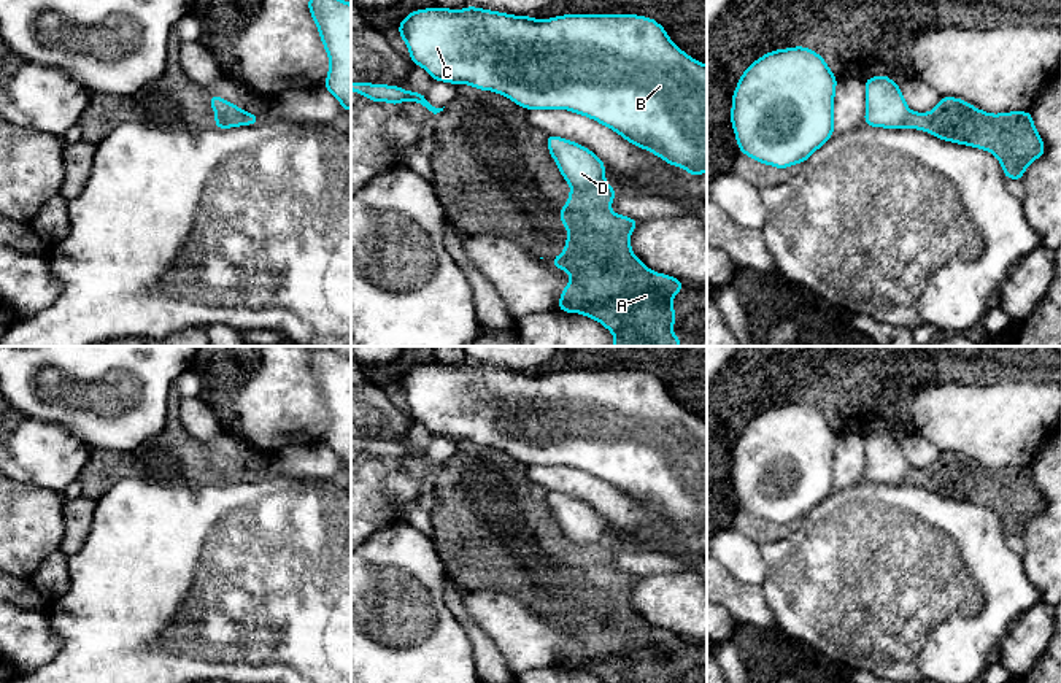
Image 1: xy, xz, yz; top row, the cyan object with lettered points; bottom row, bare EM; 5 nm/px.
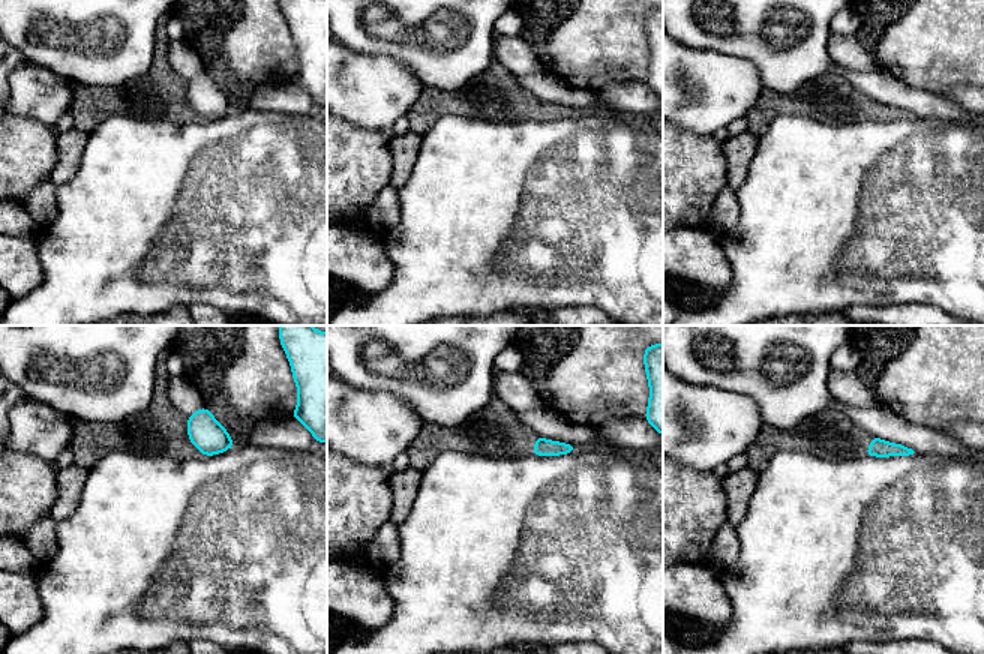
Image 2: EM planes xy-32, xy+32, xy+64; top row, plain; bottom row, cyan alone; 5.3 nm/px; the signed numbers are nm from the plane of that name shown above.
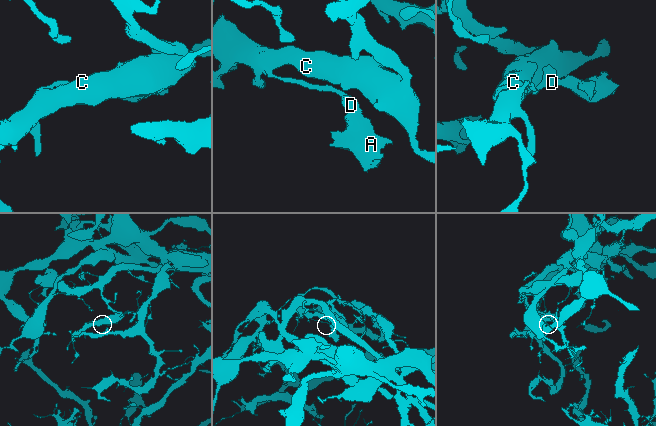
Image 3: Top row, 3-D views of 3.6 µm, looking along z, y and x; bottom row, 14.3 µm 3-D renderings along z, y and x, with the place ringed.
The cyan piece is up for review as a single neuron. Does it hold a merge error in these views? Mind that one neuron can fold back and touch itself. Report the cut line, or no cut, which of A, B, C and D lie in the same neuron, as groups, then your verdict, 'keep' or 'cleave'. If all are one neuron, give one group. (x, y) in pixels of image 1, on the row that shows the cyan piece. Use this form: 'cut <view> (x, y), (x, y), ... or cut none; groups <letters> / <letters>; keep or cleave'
cut xz (605, 183), (596, 188), (572, 188); groups A / B C D; cleave

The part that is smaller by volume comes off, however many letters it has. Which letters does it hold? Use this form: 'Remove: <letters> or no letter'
Remove: A

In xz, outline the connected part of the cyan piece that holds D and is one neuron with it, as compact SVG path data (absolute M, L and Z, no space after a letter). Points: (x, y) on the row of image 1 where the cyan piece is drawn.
M546 135L546 146L572 187L585 191L605 184L605 162L586 146L556 135Z

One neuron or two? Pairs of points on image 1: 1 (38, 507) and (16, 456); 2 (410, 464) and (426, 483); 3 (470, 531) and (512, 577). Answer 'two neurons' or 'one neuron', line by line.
1: two neurons
2: one neuron
3: one neuron

